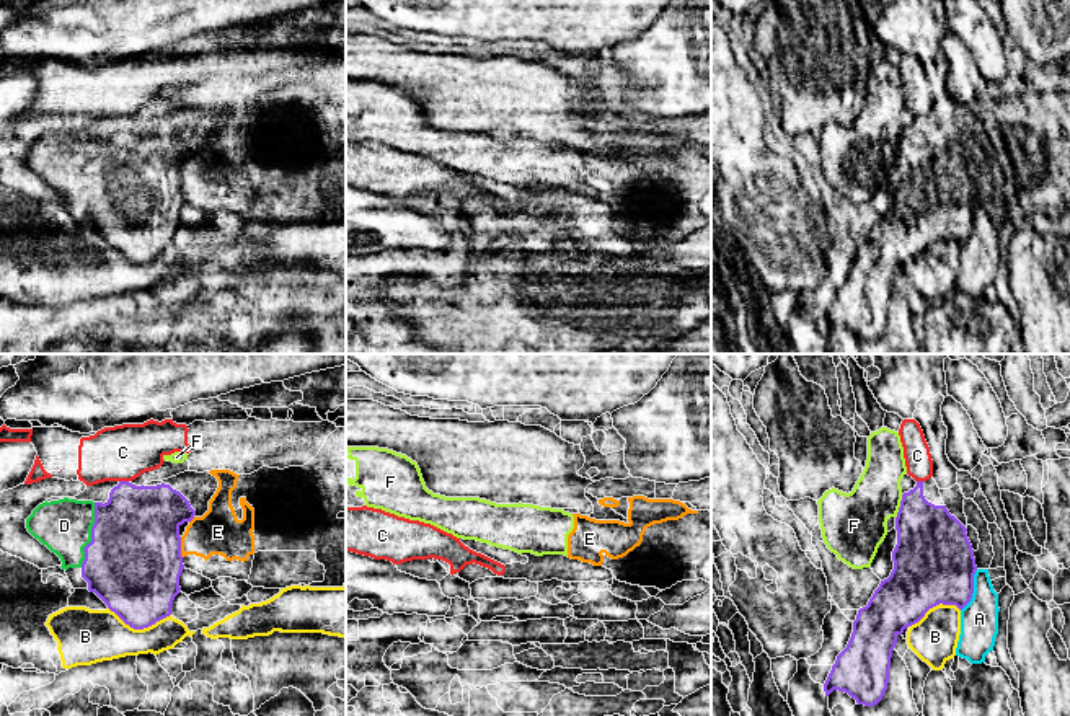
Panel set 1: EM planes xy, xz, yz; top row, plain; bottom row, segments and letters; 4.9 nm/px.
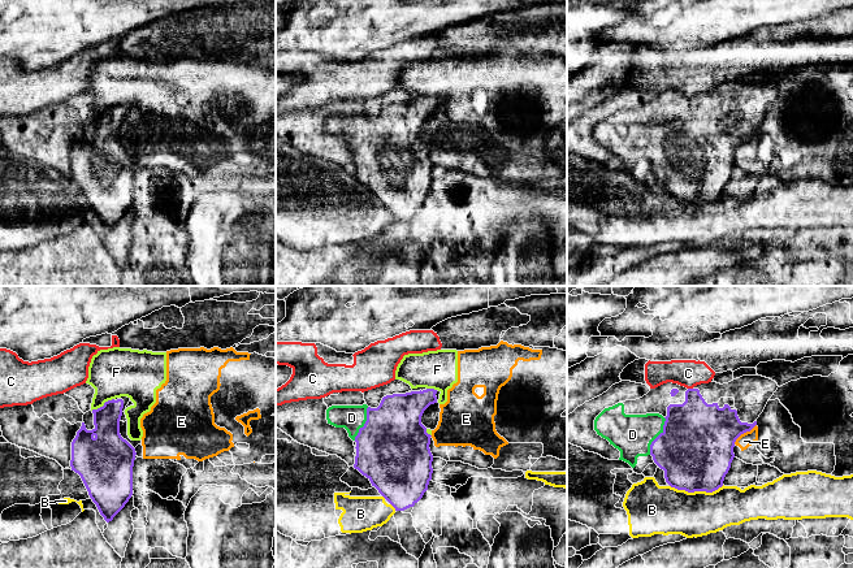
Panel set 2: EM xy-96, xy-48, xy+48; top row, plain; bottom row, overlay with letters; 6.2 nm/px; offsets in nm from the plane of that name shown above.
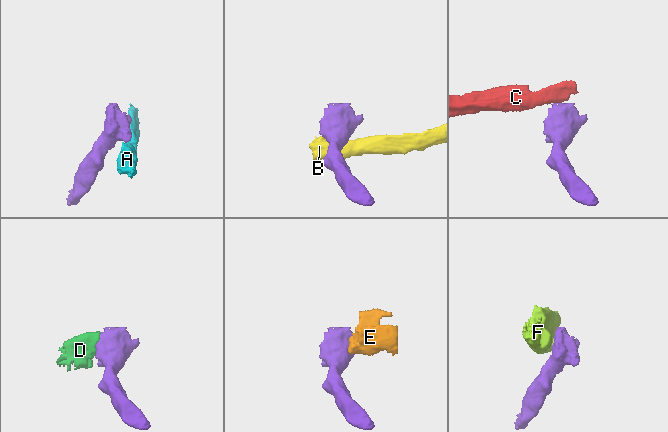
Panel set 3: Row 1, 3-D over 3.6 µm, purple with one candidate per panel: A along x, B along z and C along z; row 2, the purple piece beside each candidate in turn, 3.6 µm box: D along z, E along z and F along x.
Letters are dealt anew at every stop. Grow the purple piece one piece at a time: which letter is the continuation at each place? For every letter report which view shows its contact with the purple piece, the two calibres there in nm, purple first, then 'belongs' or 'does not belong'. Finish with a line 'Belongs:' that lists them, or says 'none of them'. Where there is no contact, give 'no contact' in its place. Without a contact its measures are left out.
A: yz | 400/190 nm | does not belong
B: xy | 400/260 nm | does not belong
C: xy | 420/280 nm | does not belong
D: xy | 480/260 nm | belongs
E: xy | 480/220 nm | does not belong
F: yz | 360/320 nm | does not belong
Belongs: D

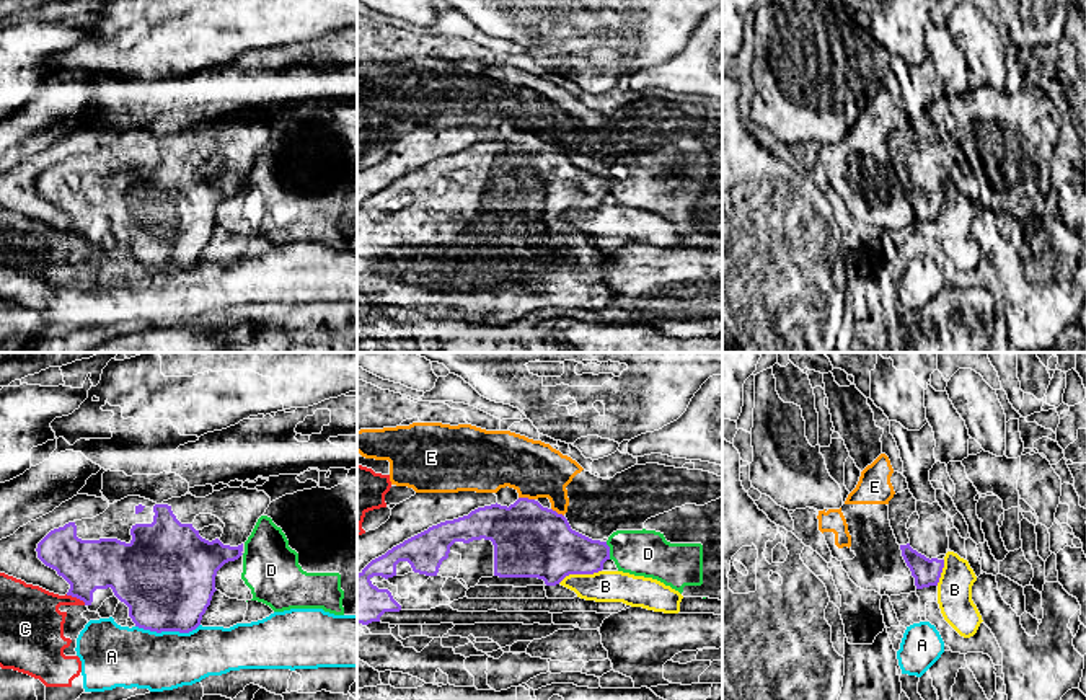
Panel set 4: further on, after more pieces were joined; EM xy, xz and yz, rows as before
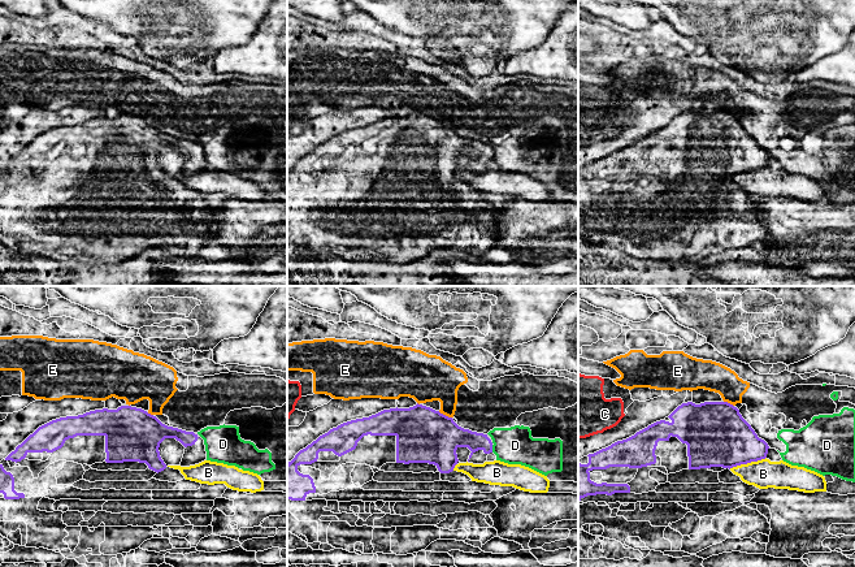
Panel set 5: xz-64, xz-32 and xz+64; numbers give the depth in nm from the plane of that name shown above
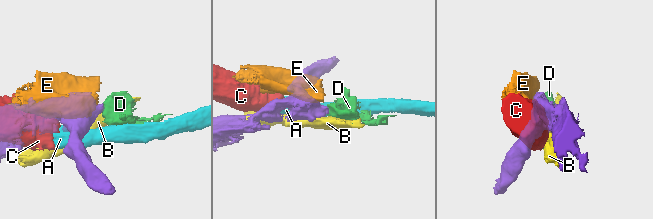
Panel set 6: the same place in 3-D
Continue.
A: xy | 480/300 nm | does not belong
B: xz | 340/160 nm | does not belong
C: xy | 260/300 nm | does not belong
D: xz | 260/220 nm | does not belong
E: xz | 360/280 nm | does not belong
Belongs: none of them

